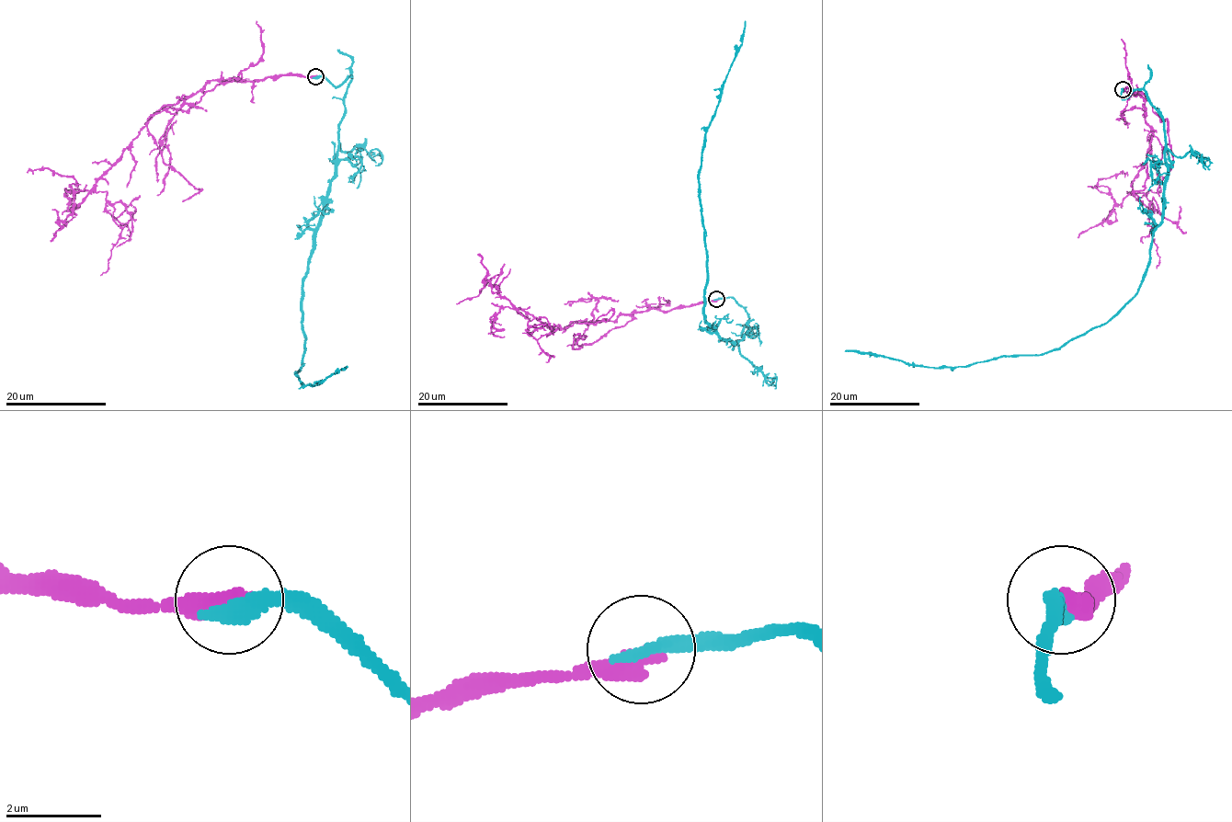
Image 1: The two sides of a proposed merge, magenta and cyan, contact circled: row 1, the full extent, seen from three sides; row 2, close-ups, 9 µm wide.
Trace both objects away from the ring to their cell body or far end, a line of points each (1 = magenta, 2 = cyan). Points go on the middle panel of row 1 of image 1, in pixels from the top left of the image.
1: (716, 299), (667, 311), (621, 314), (614, 321), (549, 327), (498, 291), (498, 274), (476, 296), (456, 304)
2: (716, 299), (732, 297), (747, 313), (742, 339), (722, 338), (704, 319), (699, 169), (745, 20)

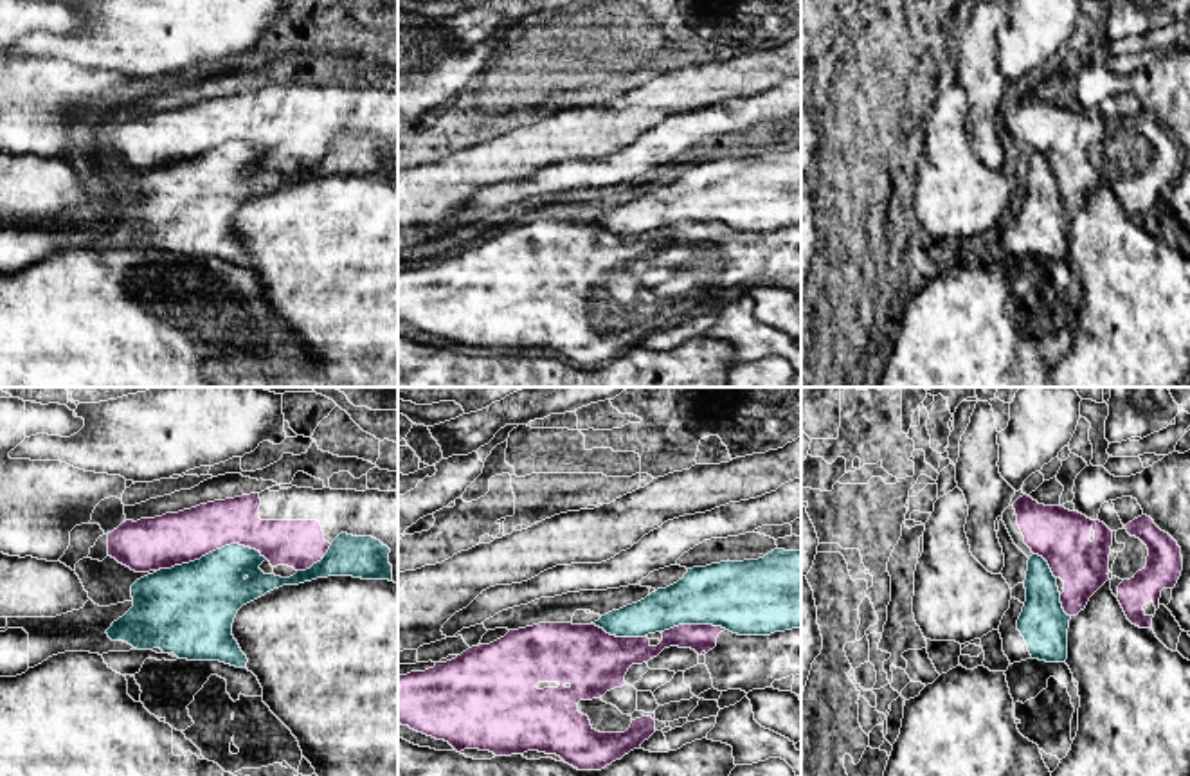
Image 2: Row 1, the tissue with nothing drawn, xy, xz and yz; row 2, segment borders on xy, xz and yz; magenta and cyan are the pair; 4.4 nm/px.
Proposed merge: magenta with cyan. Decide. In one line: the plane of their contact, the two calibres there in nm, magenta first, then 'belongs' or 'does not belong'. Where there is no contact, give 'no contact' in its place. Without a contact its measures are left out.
contact in xy; calibres 240 and 360 nm; does not belong

